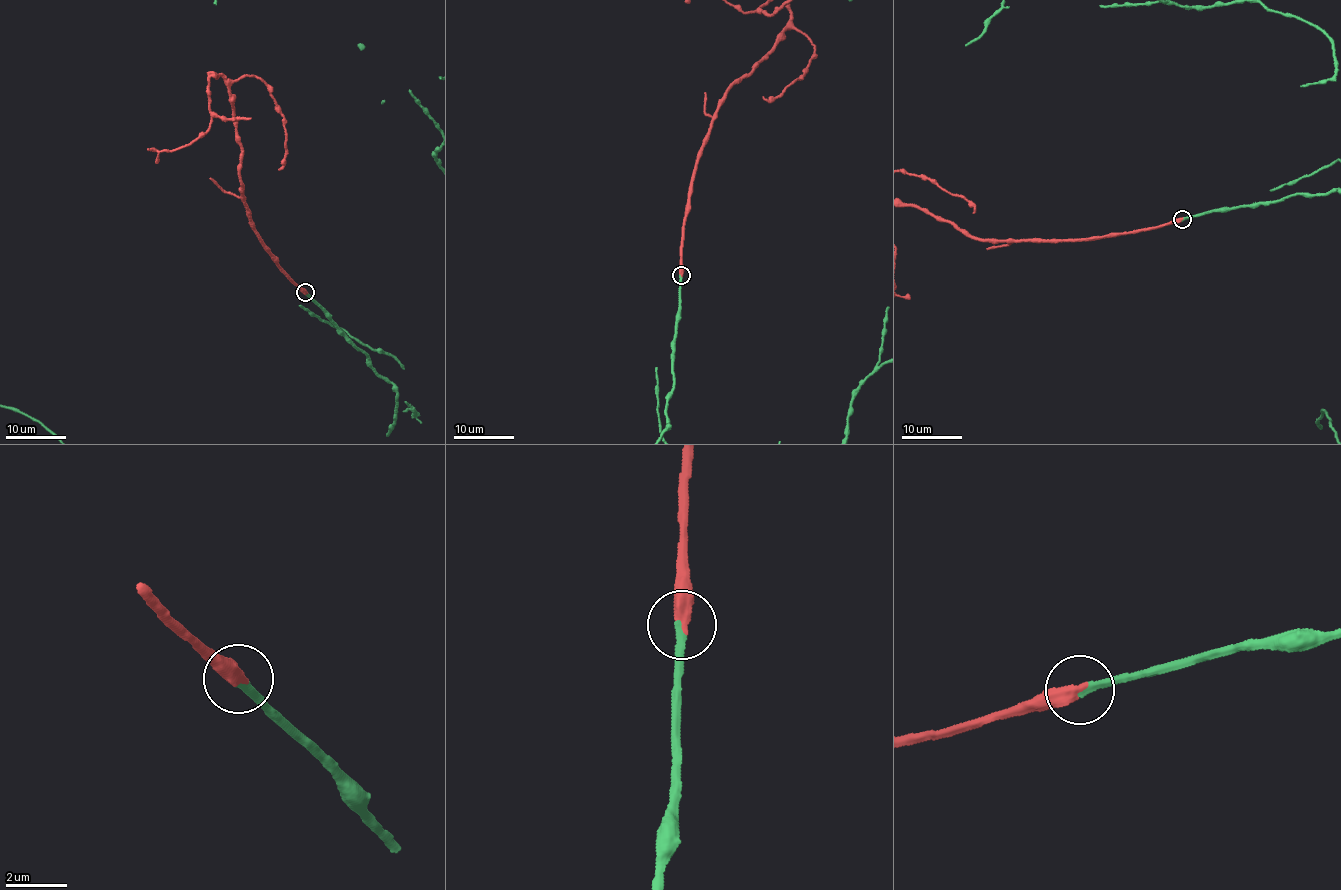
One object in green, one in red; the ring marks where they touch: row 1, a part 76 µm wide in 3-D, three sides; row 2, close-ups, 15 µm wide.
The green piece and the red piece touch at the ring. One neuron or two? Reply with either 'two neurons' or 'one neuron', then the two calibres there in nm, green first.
one neuron; calibres 260 and 480 nm

